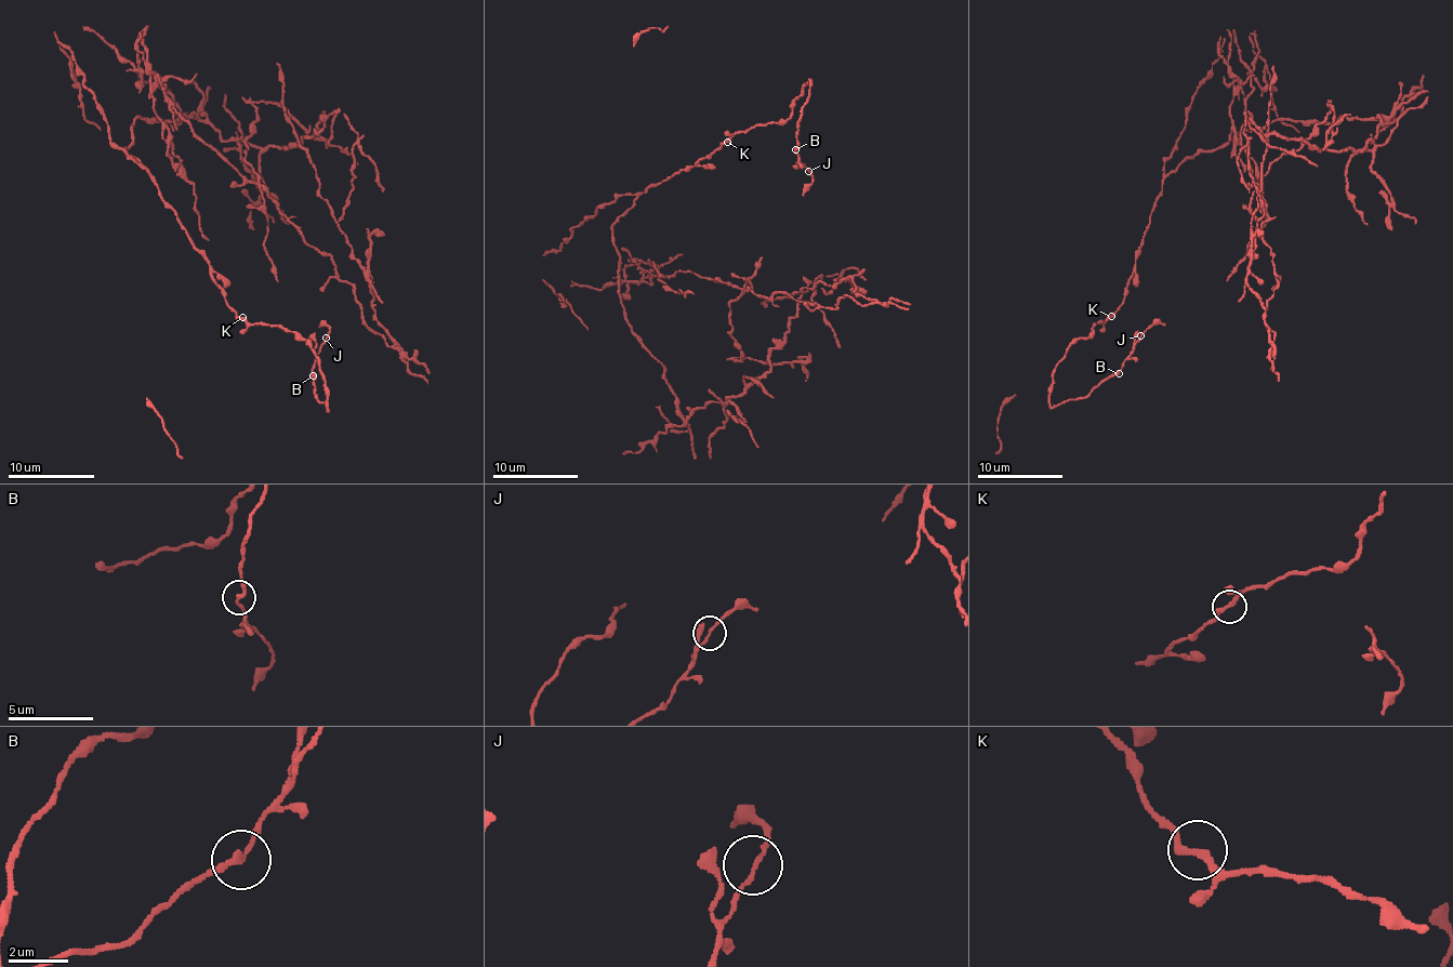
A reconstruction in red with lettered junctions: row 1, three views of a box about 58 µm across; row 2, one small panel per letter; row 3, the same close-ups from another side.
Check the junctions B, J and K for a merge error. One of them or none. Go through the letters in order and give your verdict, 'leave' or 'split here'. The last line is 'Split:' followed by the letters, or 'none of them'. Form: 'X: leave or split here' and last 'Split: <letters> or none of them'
B: leave
J: leave
K: split here
Split: K

